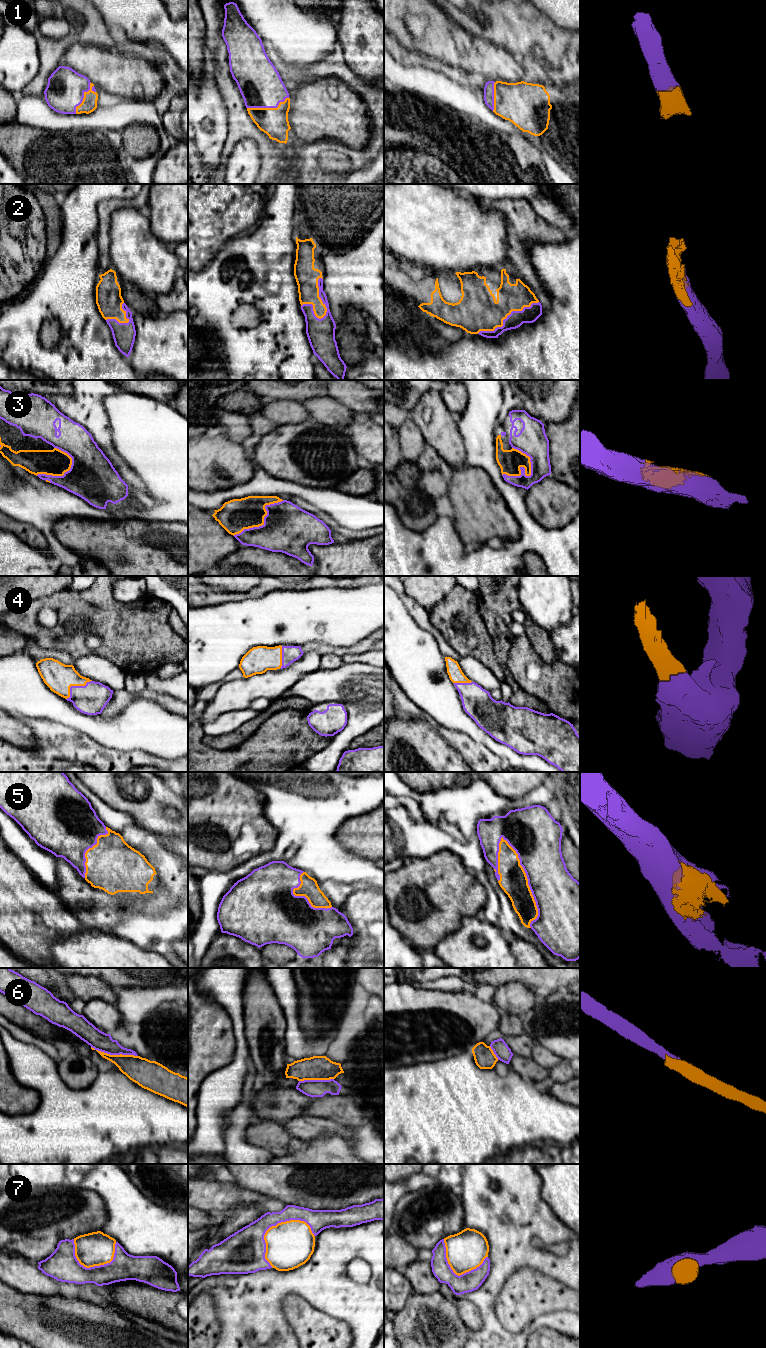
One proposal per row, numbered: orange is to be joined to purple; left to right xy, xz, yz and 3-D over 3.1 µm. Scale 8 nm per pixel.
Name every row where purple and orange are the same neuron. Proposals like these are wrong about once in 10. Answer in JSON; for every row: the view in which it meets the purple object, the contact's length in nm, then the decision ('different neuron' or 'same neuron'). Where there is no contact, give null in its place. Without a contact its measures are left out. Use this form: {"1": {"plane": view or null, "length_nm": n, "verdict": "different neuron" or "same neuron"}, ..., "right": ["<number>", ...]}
{"1": {"plane": "xz", "length_nm": 340, "verdict": "same neuron"}, "2": {"plane": "yz", "length_nm": 550, "verdict": "same neuron"}, "3": {"plane": "yz", "length_nm": 280, "verdict": "same neuron"}, "4": {"plane": "xy", "length_nm": 260, "verdict": "same neuron"}, "5": {"plane": "yz", "length_nm": 750, "verdict": "same neuron"}, "6": {"plane": "xy", "length_nm": 380, "verdict": "different neuron"}, "7": {"plane": "xz", "length_nm": 460, "verdict": "same neuron"}, "right": ["1", "2", "3", "4", "5", "7"]}

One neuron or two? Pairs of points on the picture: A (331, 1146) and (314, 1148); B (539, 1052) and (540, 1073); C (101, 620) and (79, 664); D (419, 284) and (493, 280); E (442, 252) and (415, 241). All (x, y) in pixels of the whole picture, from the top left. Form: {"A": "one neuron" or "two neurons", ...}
{"A": "one neuron", "B": "two neurons", "C": "two neurons", "D": "one neuron", "E": "one neuron"}

